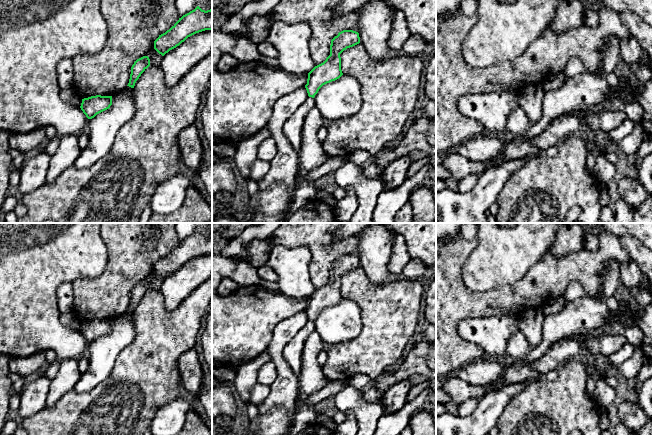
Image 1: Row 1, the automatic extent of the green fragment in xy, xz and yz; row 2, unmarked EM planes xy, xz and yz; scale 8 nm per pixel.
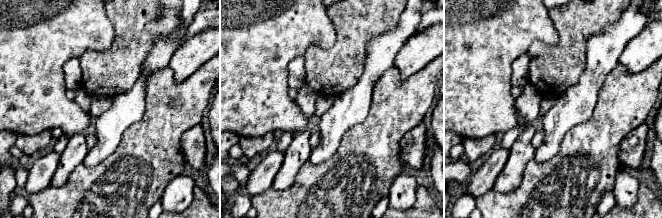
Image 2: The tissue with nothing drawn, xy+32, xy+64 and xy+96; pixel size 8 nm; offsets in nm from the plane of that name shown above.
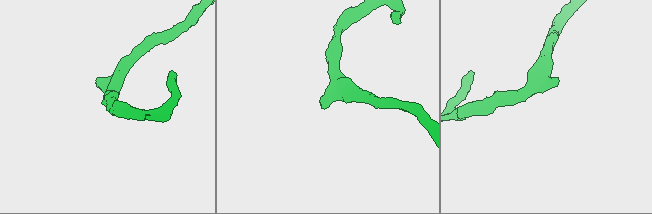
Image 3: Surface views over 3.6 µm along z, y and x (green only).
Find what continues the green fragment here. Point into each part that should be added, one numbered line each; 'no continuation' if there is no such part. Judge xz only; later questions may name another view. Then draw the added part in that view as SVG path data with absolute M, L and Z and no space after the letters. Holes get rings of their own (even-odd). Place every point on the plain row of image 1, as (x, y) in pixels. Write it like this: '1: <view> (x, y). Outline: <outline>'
no continuation

